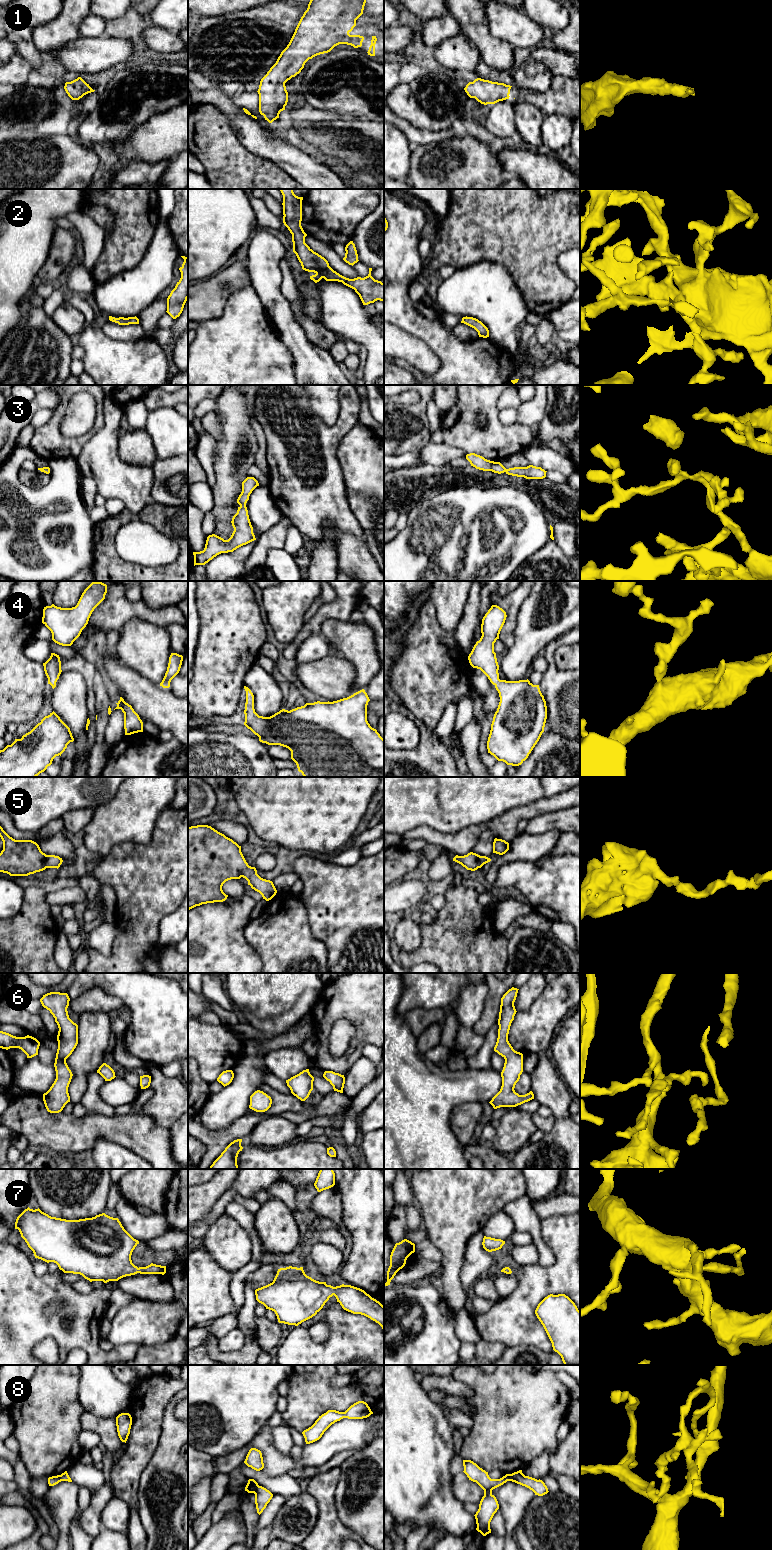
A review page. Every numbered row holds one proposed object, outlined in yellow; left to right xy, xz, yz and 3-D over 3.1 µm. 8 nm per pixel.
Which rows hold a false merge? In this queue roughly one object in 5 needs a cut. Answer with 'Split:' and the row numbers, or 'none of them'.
Split: 8

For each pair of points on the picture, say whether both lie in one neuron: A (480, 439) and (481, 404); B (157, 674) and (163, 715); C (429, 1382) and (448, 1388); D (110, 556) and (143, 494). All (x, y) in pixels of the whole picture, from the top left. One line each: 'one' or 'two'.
A: one
B: two
C: one
D: two

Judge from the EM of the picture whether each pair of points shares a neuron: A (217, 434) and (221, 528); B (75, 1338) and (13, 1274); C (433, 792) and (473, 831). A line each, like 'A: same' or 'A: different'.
A: different
B: same
C: different

